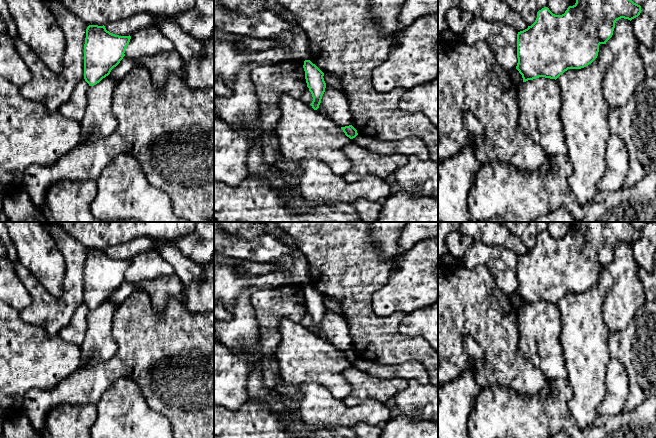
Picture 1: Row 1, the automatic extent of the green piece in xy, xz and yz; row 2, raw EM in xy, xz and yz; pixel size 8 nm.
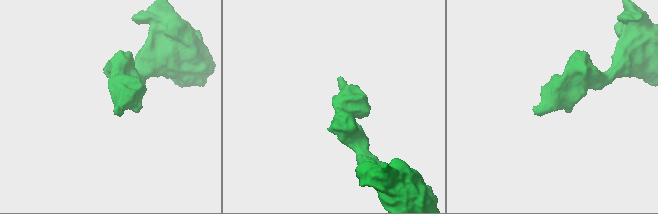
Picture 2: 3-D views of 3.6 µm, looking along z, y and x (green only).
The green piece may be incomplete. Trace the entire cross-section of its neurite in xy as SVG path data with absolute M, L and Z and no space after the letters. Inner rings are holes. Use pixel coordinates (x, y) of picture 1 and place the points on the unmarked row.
M89 249L84 268L84 303L94 310L108 300L125 280L131 260L110 257L105 250Z

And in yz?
M576 222L576 227L569 230L564 238L555 239L548 231L537 236L535 246L517 258L516 293L522 299L523 306L539 301L557 303L568 293L581 293L591 288L598 280L599 269L606 268L612 261L617 244L632 244L641 237L641 230L630 222Z

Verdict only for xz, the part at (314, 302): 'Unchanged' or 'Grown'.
Unchanged

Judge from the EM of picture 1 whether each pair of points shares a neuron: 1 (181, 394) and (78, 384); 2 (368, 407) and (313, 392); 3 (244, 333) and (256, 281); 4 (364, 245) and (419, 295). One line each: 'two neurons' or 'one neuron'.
1: one neuron
2: one neuron
3: one neuron
4: two neurons

